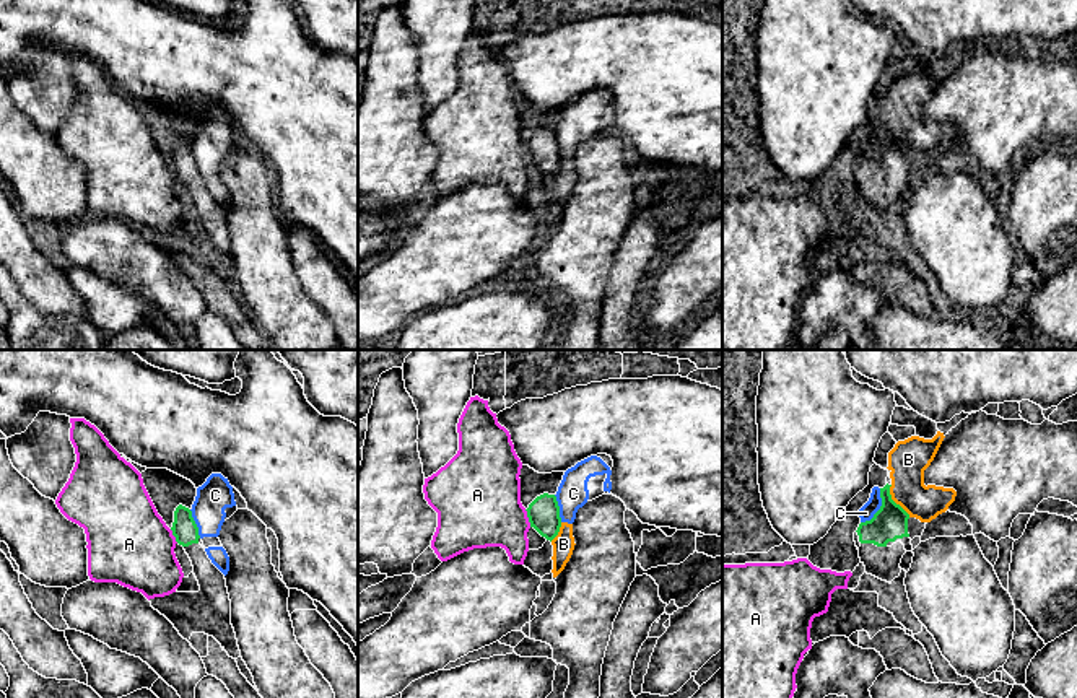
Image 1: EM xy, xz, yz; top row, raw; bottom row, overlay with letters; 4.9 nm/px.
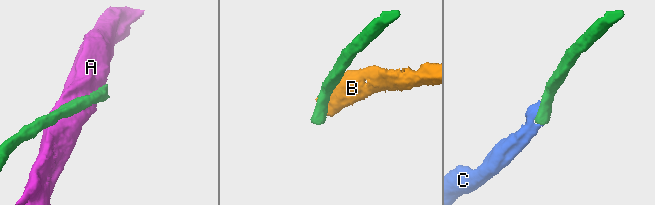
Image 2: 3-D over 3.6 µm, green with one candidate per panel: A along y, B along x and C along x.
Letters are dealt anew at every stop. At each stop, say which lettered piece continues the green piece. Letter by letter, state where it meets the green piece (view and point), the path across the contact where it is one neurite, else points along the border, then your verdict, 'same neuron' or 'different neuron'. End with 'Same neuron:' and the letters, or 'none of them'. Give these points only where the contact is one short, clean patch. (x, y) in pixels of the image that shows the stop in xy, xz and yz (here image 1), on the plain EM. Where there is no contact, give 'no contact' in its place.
A: meets green in xz at (527, 152); different neuron
B: meets green in yz at (893, 137); border along yz (890, 121), (890, 132), (910, 152); different neuron
C: meets green in yz at (880, 143); border along yz (880, 124), (880, 143), (861, 158); different neuron
Same neuron: none of them

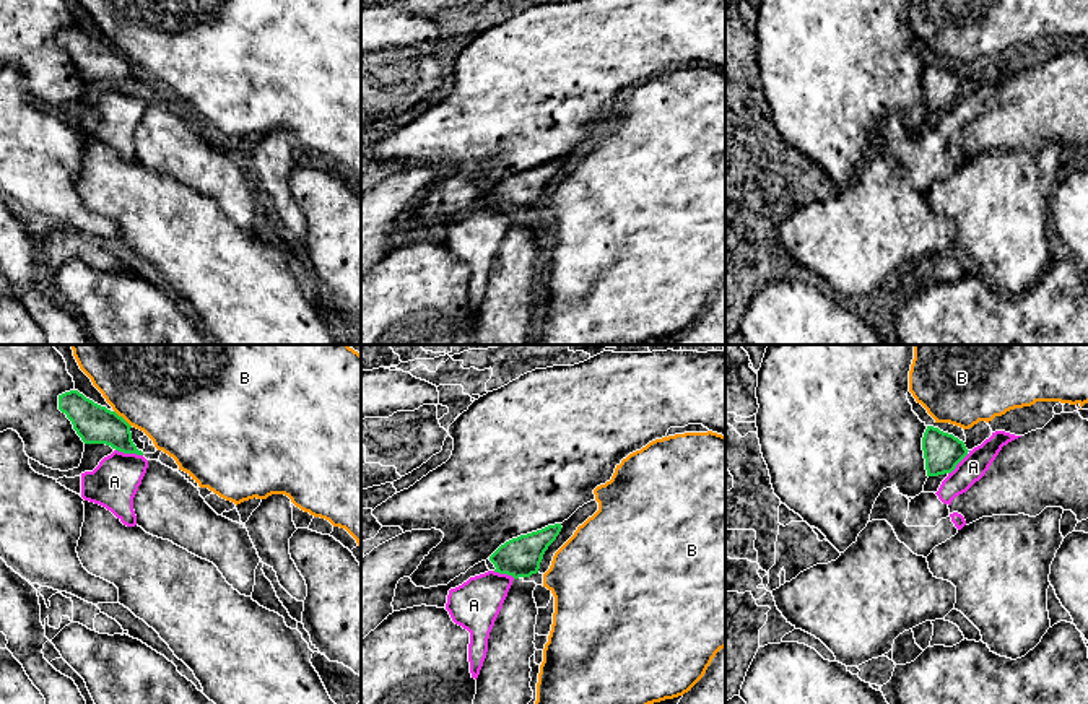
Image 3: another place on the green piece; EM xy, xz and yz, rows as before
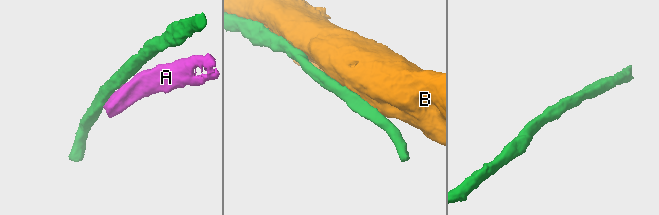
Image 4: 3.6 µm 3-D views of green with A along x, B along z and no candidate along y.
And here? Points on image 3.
A: meets green in xy at (129, 88); different neuron
B: meets green in xy at (122, 54); different neuron
Same neuron: none of them

